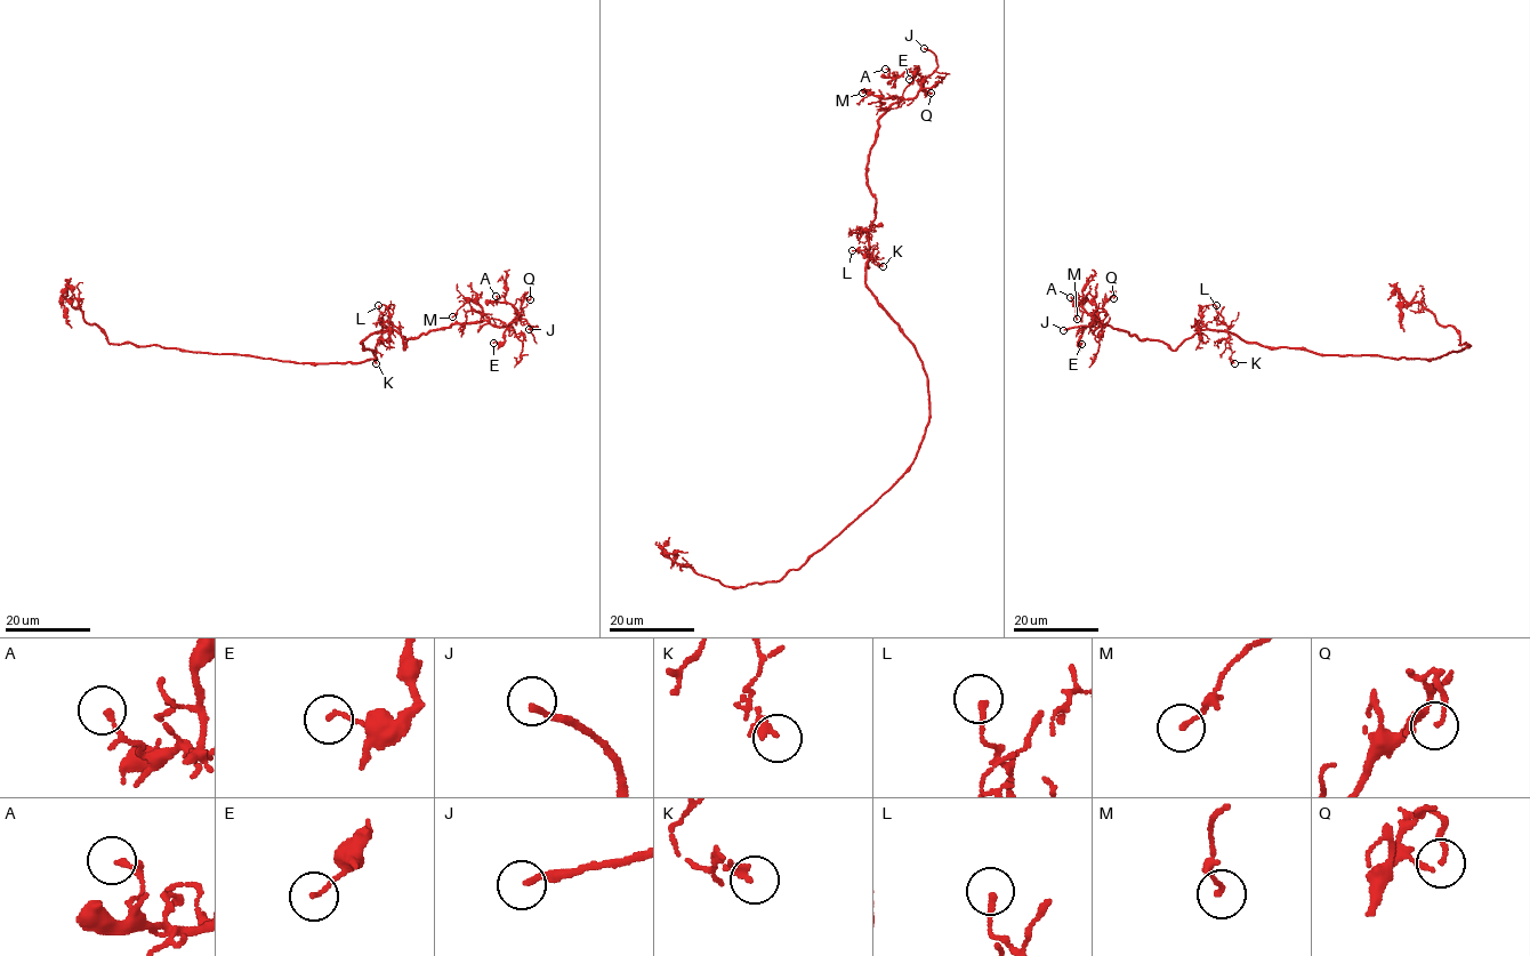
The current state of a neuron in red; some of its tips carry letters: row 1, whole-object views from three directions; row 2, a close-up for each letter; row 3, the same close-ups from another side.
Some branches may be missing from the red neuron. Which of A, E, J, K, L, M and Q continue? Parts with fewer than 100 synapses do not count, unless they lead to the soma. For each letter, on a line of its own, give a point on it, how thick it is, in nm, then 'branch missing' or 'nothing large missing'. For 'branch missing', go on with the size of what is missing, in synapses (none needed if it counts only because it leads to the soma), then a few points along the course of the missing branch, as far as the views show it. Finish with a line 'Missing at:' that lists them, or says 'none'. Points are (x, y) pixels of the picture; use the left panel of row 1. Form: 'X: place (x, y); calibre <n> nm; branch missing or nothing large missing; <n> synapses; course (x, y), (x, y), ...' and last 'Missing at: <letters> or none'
A: place (496, 296); calibre 110 nm; nothing large missing
E: place (493, 343); calibre 120 nm; nothing large missing
J: place (529, 329); calibre 190 nm; branch missing; course (529, 329), (523, 329), (506, 297), (481, 283), (462, 259), (448, 255), (444, 257)
K: place (376, 363); calibre 160 nm; nothing large missing
L: place (378, 305); calibre 160 nm; nothing large missing
M: place (452, 316); calibre 130 nm; nothing large missing
Q: place (530, 299); calibre 110 nm; nothing large missing
Missing at: J

